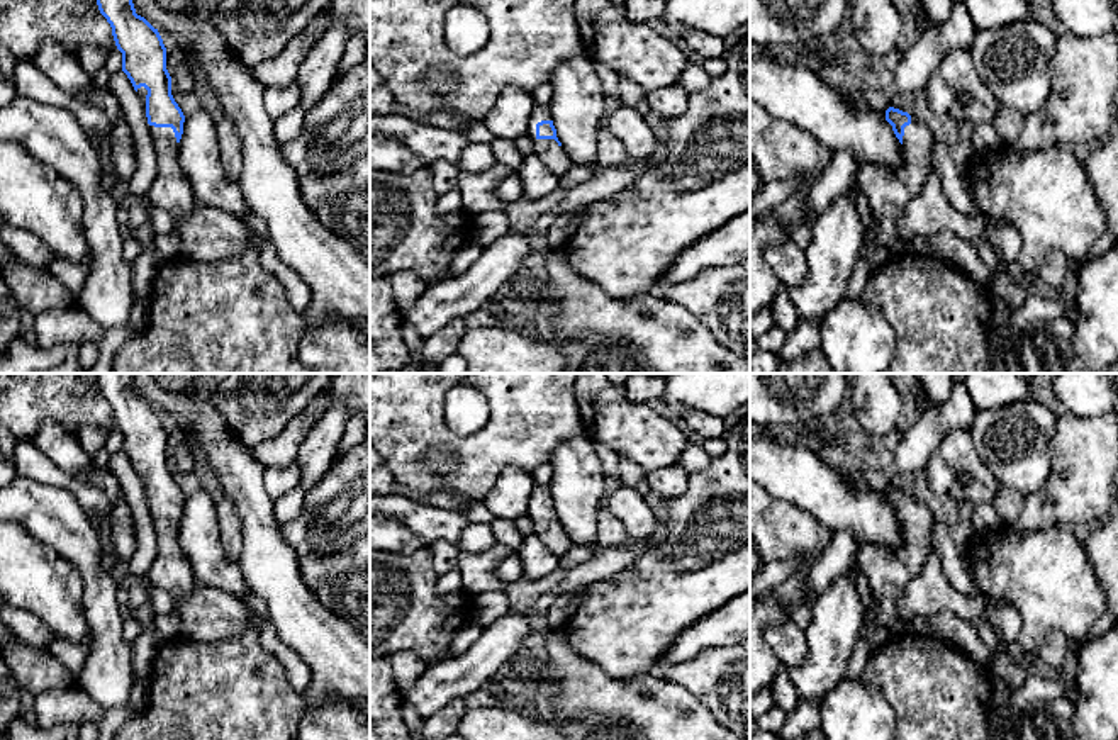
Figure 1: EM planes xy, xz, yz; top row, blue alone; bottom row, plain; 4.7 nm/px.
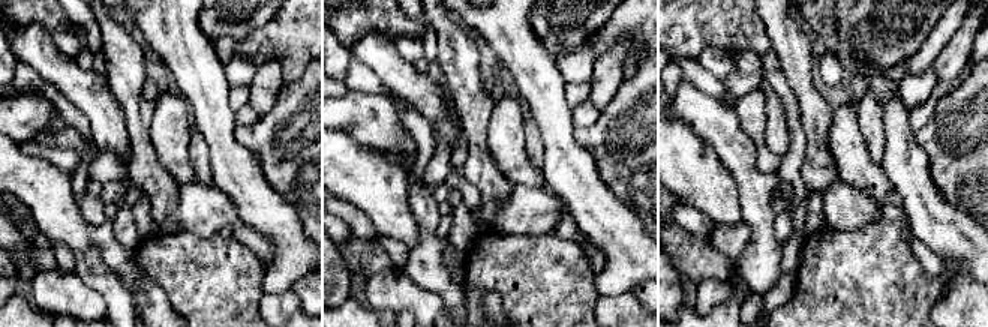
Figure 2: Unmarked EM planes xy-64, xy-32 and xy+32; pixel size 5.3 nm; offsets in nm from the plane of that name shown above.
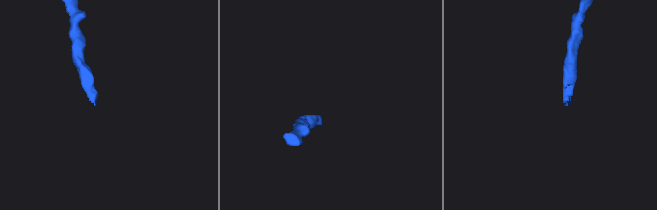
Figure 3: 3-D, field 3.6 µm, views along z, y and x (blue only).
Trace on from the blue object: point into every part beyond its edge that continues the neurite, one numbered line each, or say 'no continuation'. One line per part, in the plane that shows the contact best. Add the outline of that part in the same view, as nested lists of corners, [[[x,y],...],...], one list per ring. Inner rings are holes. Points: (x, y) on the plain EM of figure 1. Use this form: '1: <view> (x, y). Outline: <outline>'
1: xz (555, 538). Outline: [[[536,485],[529,497],[528,516],[534,521],[534,535],[545,543],[545,547],[556,557],[562,557],[573,545],[567,531],[555,519],[538,519],[536,504],[541,501],[553,501],[548,485]]]

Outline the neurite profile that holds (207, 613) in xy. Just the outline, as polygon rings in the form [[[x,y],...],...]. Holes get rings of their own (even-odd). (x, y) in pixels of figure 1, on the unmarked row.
[[[198,586],[178,603],[180,635],[197,642],[219,642],[239,636],[254,609],[231,592]]]

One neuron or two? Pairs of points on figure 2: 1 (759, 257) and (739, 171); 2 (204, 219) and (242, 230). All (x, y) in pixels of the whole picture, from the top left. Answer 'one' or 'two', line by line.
1: one
2: one

